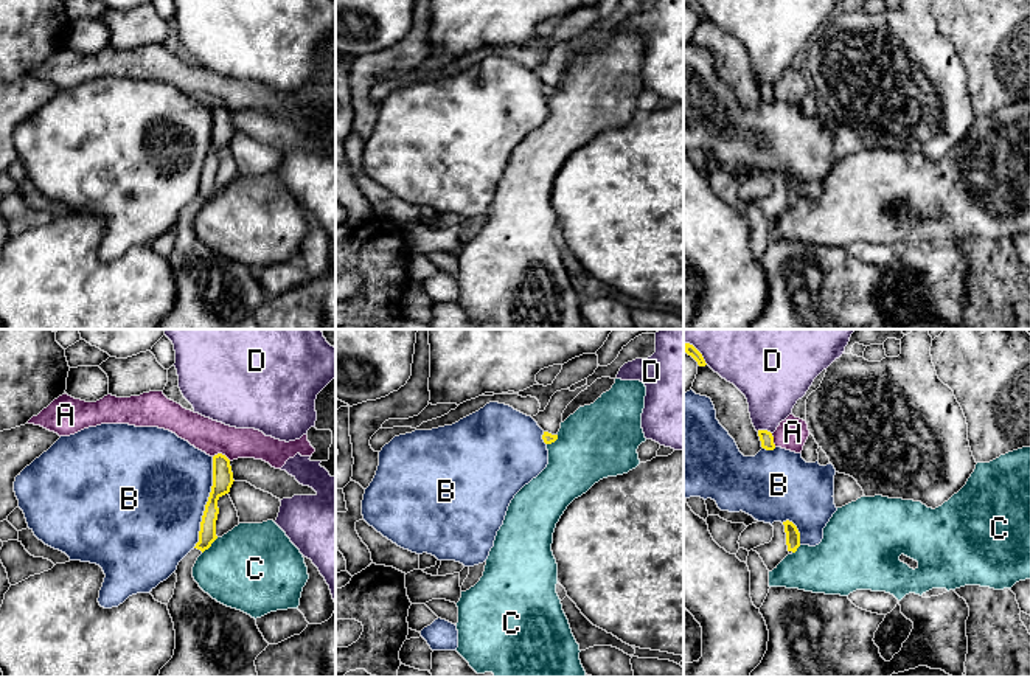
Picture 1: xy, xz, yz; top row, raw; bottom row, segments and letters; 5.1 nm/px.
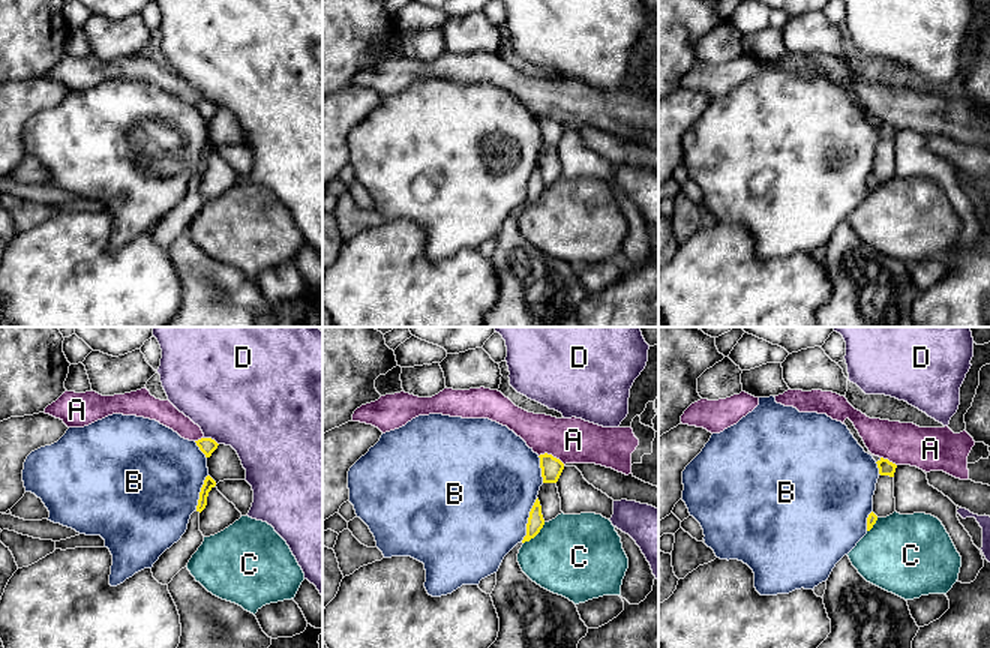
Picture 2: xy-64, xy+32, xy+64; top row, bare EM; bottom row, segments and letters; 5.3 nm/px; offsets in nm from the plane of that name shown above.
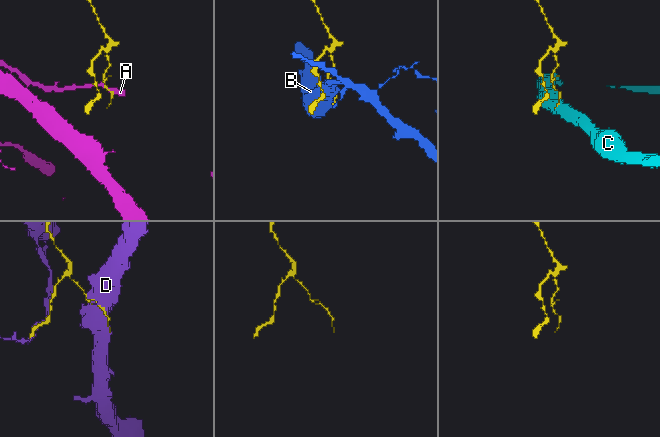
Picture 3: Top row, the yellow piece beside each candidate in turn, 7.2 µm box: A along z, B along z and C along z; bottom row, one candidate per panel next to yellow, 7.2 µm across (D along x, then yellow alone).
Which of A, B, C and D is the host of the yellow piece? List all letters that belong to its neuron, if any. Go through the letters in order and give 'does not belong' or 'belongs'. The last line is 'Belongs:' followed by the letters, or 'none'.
A: does not belong
B: does not belong
C: does not belong
D: does not belong
Belongs: none

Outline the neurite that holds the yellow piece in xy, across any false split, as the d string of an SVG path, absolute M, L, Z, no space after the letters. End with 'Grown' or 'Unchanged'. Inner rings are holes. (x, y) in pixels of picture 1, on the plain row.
M213 109L213 138L200 174L199 194L179 214L168 262L176 283L172 311L158 329L258 329L255 312L269 295L250 267L205 245L193 230L197 210L217 191L217 152L233 137L230 112Z. Grown

